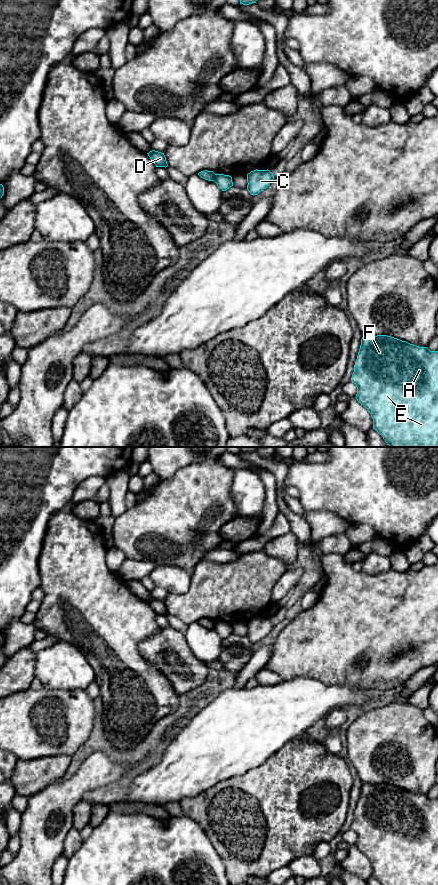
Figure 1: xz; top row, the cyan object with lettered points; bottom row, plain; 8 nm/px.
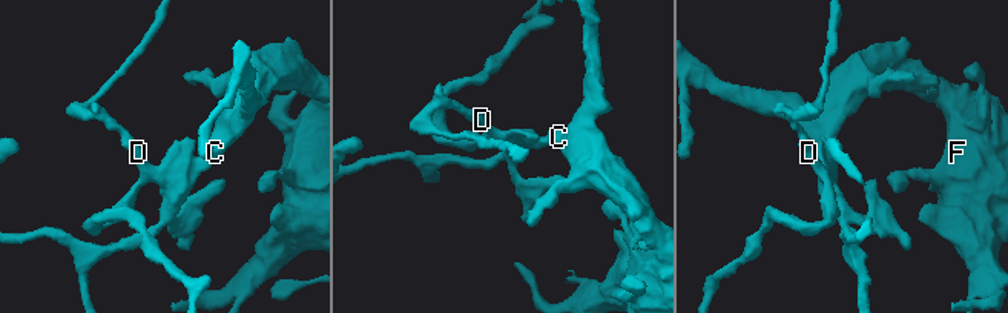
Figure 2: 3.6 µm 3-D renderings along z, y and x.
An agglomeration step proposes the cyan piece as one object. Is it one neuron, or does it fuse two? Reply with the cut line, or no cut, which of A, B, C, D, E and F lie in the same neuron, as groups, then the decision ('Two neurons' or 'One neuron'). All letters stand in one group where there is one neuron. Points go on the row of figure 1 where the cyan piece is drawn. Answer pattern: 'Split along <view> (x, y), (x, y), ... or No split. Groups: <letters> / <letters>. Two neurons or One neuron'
Split along xz (215, 174), (212, 180). Groups: A B C E F / D. Two neurons

